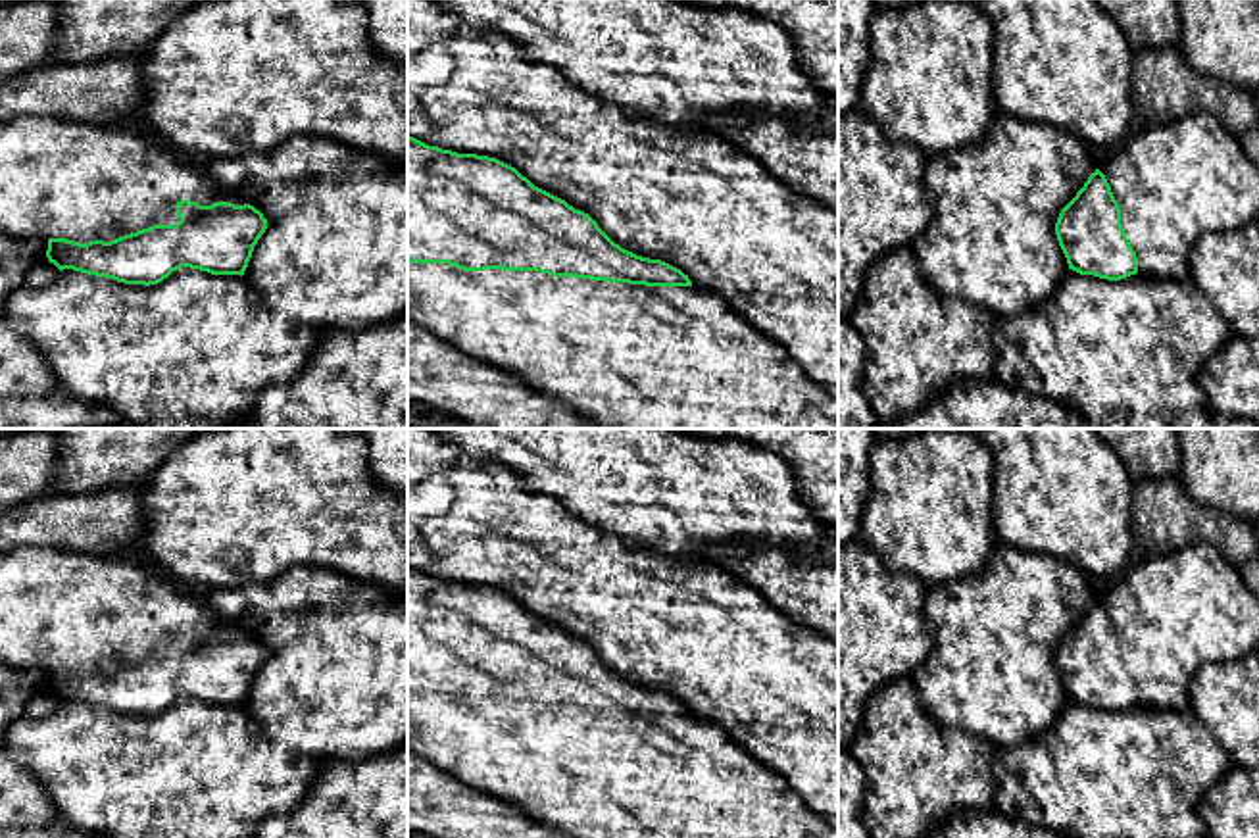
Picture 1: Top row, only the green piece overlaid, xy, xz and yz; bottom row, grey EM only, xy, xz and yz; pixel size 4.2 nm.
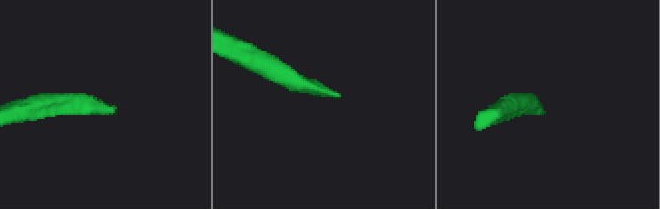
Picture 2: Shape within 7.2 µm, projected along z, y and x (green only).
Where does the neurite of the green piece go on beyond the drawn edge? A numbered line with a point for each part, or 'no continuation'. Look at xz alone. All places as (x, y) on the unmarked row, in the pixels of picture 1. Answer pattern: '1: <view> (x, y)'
1: xz (587, 773)

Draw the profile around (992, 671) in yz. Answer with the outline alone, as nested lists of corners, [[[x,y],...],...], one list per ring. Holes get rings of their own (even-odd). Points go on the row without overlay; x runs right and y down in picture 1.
[[[998,542],[978,573],[926,590],[925,617],[934,628],[934,648],[911,675],[923,709],[998,748],[1046,732],[1069,702],[1055,665],[1057,648],[1096,600],[1090,577],[1074,565]]]

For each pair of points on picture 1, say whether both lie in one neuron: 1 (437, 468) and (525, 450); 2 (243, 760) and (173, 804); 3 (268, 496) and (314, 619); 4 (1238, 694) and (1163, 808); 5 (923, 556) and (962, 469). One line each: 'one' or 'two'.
1: two
2: one
3: two
4: two
5: one

